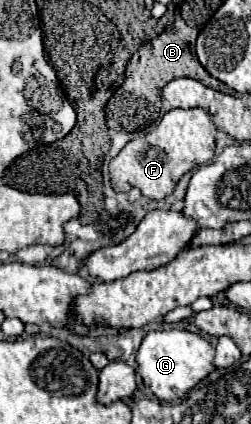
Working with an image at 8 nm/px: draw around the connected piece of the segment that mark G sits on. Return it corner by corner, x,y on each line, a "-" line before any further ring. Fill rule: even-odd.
168,329
168,331
150,331
136,353
138,373
146,387
160,401
178,401
182,399
198,381
202,381
214,369
214,347
208,339
186,329

